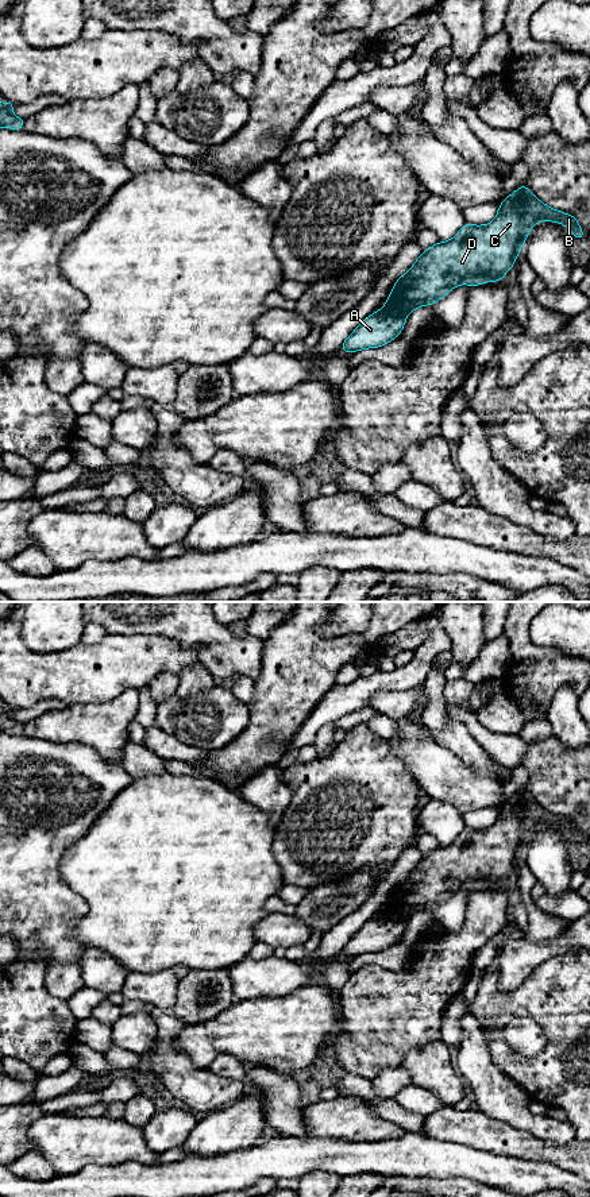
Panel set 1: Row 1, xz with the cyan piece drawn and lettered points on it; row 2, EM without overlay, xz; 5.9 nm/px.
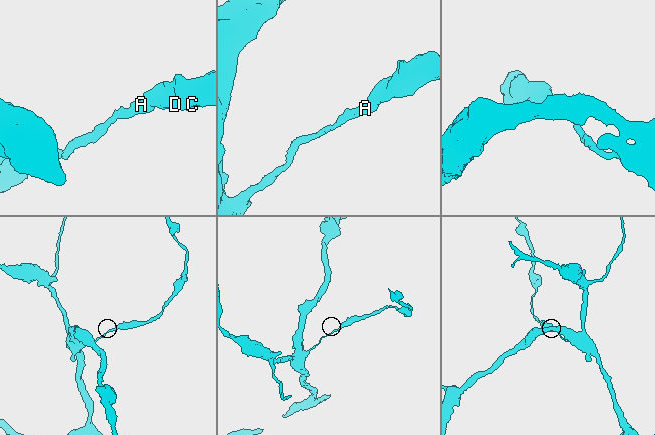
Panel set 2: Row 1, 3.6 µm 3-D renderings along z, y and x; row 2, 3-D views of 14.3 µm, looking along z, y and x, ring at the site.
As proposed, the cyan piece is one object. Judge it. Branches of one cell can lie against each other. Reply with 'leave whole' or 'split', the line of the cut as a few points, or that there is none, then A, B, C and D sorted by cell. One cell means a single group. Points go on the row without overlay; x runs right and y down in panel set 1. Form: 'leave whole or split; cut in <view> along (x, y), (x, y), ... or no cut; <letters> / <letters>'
split; cut in xz along (382, 912), (405, 921); A / B C D

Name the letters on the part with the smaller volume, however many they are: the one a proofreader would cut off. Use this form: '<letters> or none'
B, C, D

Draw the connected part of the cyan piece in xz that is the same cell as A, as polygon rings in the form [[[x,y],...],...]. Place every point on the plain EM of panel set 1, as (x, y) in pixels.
[[[379,914],[359,928],[340,954],[351,958],[365,953],[378,953],[394,945],[401,938],[405,926],[405,919]]]

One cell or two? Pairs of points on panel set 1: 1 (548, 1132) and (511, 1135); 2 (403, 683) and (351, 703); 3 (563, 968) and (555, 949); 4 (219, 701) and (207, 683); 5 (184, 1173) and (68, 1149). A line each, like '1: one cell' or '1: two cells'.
1: two cells
2: one cell
3: two cells
4: two cells
5: two cells

